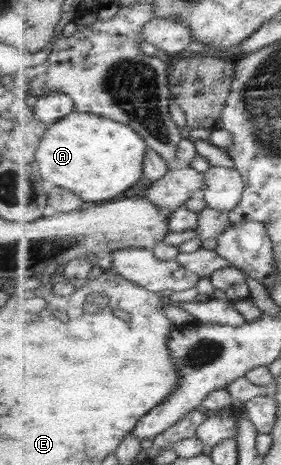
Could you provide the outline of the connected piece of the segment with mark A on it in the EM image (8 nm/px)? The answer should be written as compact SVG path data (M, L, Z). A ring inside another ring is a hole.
M74 111L49 125L36 151L36 167L48 185L62 186L86 202L121 198L144 174L147 142L127 124Z

